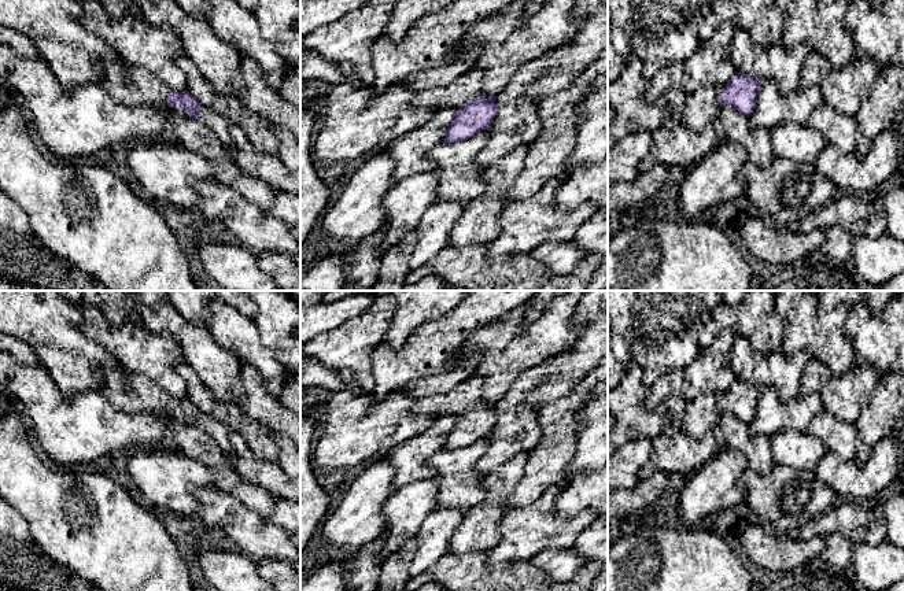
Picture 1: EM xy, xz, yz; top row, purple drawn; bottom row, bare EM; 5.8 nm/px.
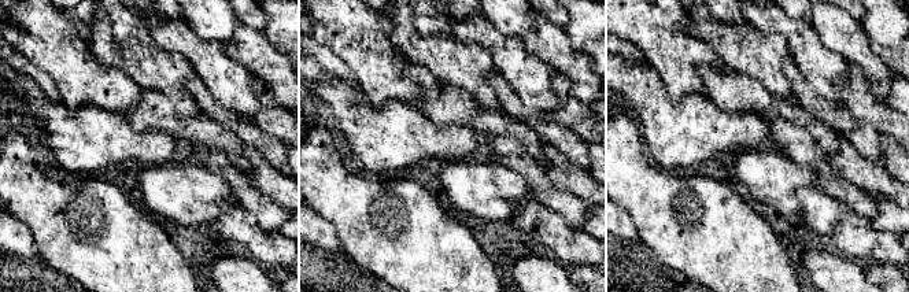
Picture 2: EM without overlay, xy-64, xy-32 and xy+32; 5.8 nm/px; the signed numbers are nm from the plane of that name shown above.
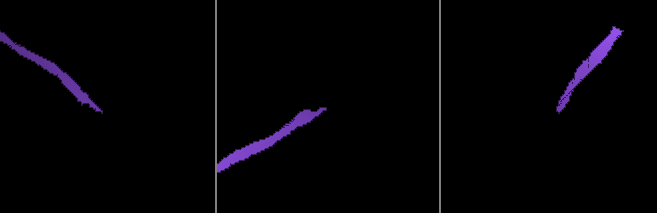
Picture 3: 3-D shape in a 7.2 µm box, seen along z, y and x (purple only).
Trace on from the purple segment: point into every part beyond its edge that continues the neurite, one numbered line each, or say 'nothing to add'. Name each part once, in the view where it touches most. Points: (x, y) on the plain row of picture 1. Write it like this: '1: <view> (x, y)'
1: xy (129, 392)

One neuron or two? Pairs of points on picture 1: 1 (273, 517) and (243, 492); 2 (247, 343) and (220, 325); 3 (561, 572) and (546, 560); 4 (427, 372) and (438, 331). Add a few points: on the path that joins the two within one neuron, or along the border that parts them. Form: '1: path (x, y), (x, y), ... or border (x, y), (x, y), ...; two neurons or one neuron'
1: border (276, 498), (273, 510), (265, 519); two neurons
2: path (240, 336), (227, 325); one neuron
3: path (557, 568), (550, 561); one neuron
4: path (430, 362), (431, 353), (438, 340); one neuron

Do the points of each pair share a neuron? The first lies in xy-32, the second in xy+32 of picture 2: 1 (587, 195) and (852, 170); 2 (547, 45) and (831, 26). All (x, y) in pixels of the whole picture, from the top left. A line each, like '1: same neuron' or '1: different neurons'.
1: same neuron
2: same neuron

